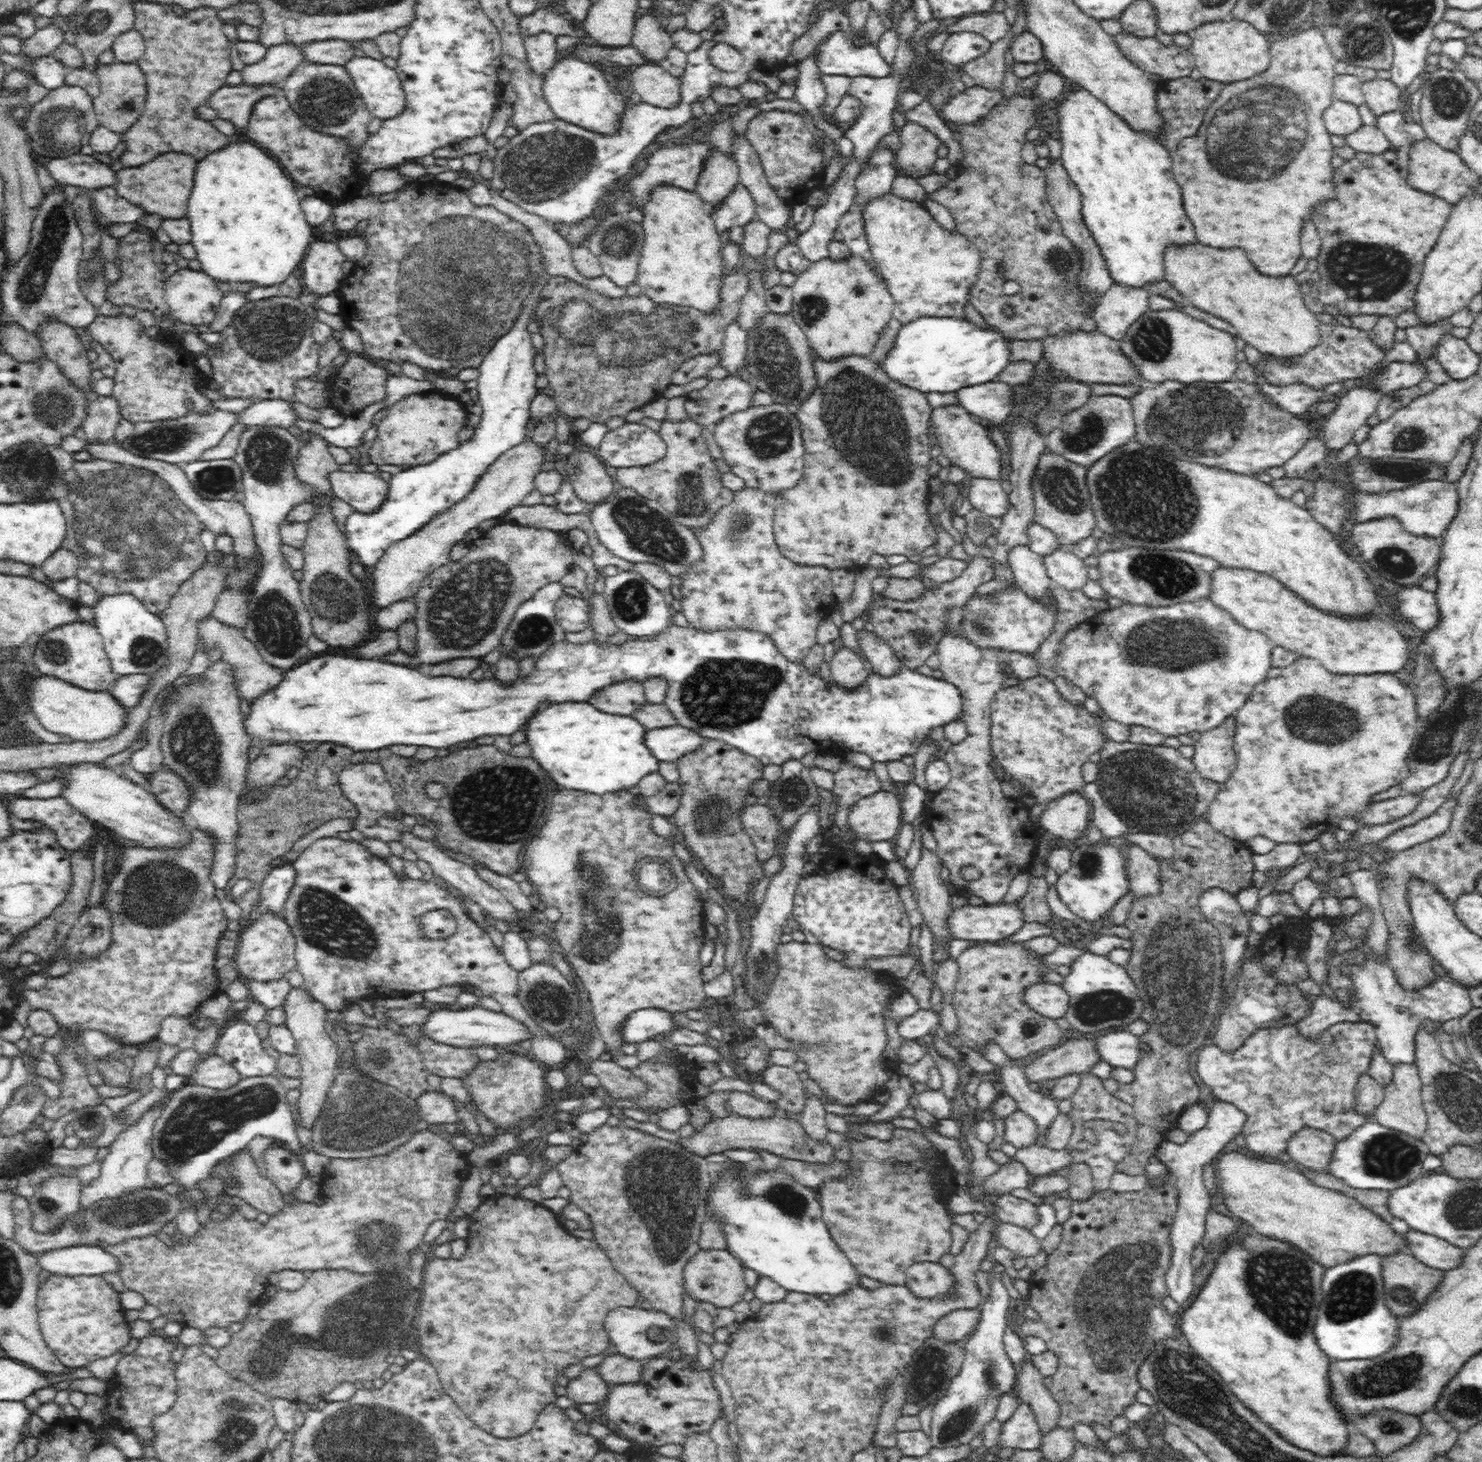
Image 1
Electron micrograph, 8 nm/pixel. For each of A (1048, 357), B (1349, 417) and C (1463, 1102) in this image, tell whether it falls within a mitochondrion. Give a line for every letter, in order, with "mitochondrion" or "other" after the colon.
A: other
B: other
C: mitochondrion

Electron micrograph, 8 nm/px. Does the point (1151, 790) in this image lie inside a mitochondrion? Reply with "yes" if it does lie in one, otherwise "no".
yes

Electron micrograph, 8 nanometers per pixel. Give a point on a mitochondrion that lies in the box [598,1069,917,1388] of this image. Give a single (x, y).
(665, 1188)

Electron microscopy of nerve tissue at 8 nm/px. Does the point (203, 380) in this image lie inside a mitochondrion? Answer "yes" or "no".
no

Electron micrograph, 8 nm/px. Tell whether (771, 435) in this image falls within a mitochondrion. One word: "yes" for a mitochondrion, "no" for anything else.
yes

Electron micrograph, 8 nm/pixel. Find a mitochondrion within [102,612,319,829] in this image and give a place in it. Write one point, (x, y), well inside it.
(194, 743)

